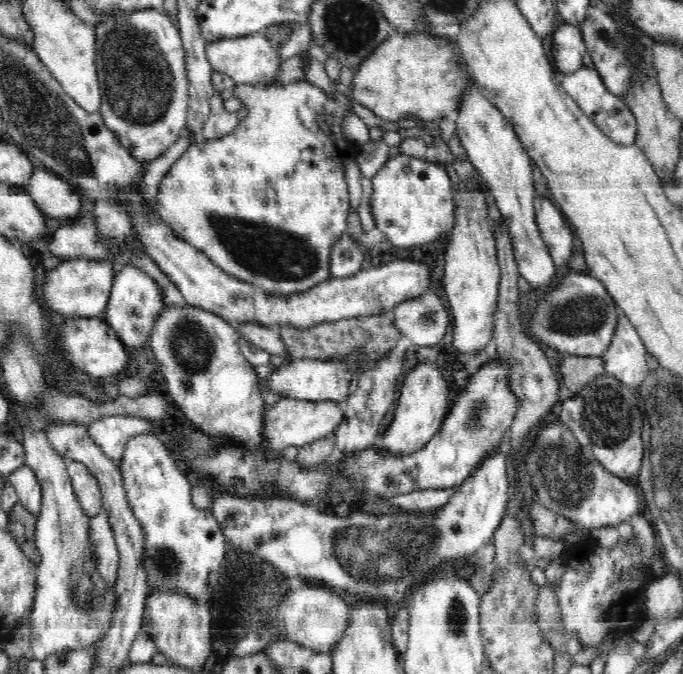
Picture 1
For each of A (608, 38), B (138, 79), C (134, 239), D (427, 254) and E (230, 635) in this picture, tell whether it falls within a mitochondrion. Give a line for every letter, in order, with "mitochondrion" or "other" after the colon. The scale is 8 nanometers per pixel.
A: mitochondrion
B: mitochondrion
C: other
D: other
E: mitochondrion

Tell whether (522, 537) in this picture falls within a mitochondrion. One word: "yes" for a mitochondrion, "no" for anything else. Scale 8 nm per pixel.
no

